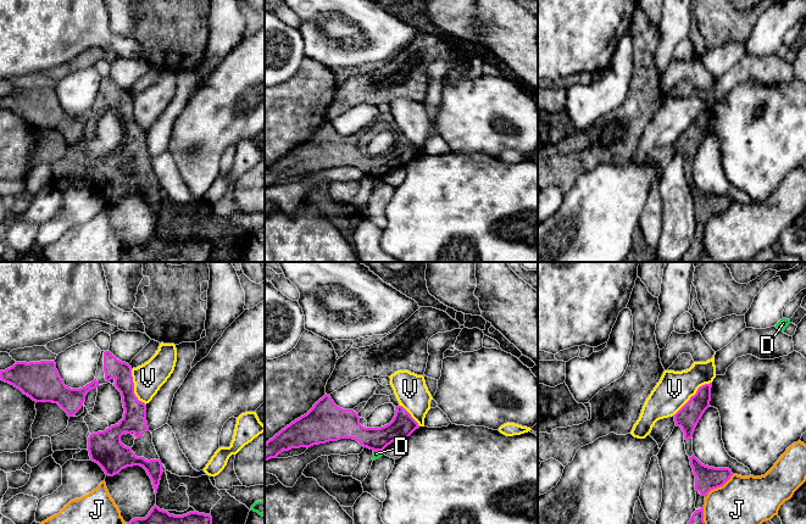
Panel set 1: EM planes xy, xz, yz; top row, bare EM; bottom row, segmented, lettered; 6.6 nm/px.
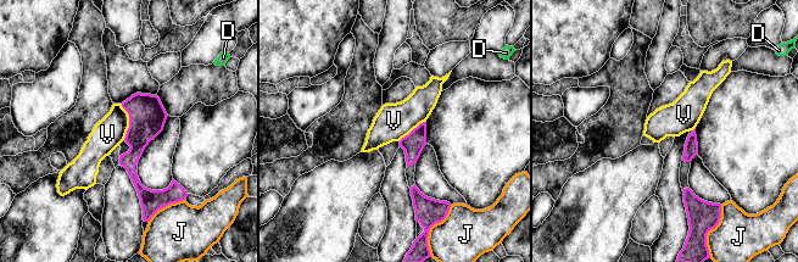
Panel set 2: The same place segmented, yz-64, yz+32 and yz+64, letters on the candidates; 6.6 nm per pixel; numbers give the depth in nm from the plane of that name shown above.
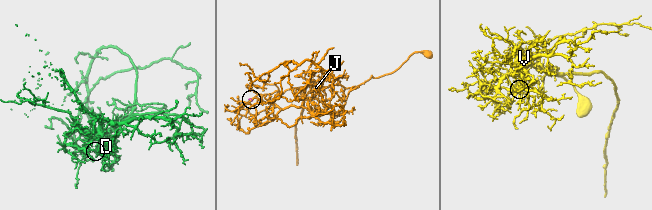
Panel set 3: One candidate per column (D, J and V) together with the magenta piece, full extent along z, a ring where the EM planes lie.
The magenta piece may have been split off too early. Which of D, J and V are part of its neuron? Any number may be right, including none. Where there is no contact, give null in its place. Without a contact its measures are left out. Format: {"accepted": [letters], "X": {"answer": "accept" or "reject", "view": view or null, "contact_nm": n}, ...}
{"accepted": [], "D": {"answer": "reject", "view": "xz", "contact_nm": 60}, "J": {"answer": "reject", "view": "yz", "contact_nm": 240}, "V": {"answer": "reject", "view": "yz", "contact_nm": 340}}

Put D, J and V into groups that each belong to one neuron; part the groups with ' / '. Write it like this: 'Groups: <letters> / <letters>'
Groups: D / J / V

